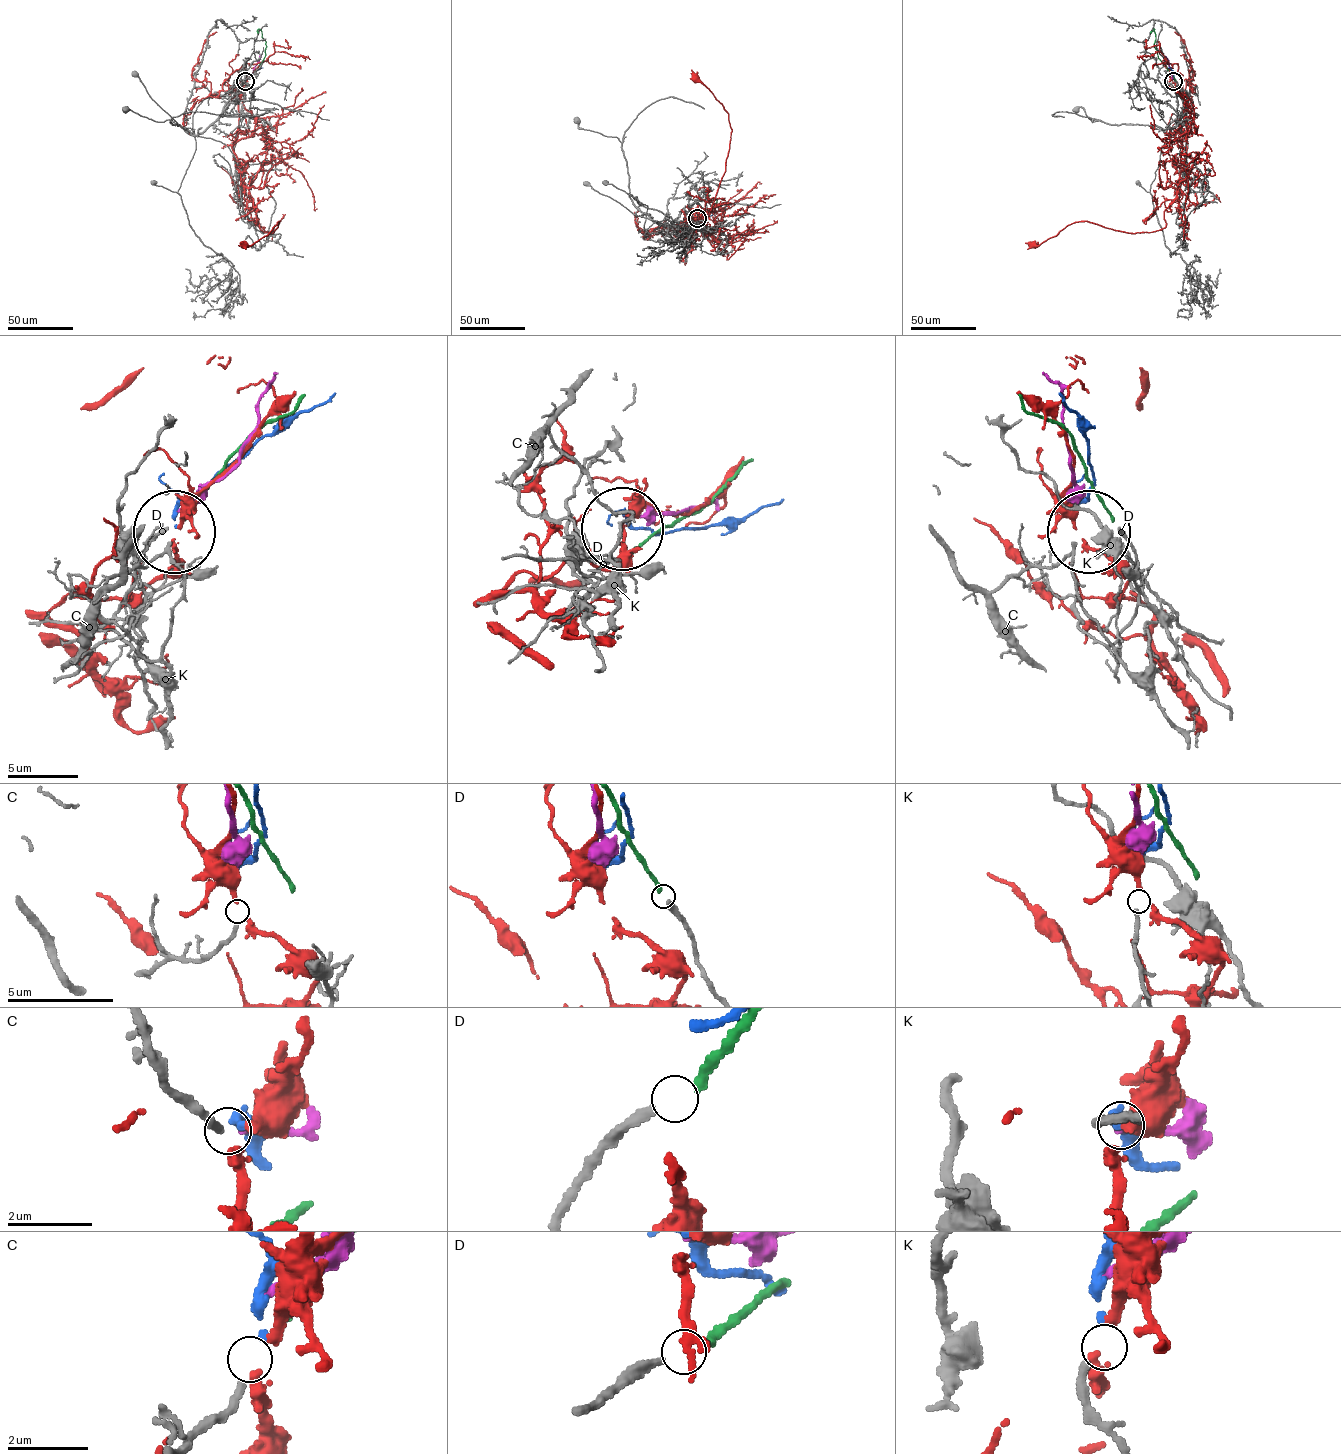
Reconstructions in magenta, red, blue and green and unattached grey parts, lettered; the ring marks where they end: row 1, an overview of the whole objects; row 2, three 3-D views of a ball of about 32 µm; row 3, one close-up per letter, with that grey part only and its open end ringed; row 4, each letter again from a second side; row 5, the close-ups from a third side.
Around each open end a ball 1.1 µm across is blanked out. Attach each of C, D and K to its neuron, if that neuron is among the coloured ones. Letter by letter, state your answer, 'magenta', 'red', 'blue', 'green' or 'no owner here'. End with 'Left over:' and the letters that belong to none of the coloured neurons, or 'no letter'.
C: no owner here
D: green
K: blue
Left over: C

